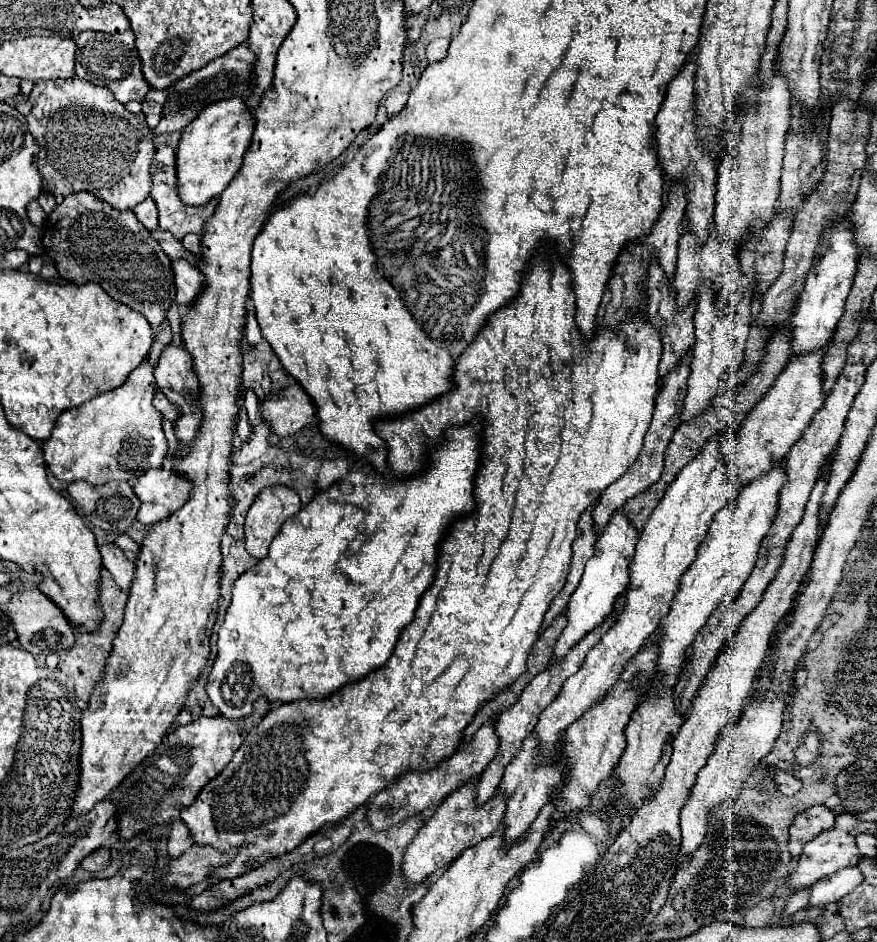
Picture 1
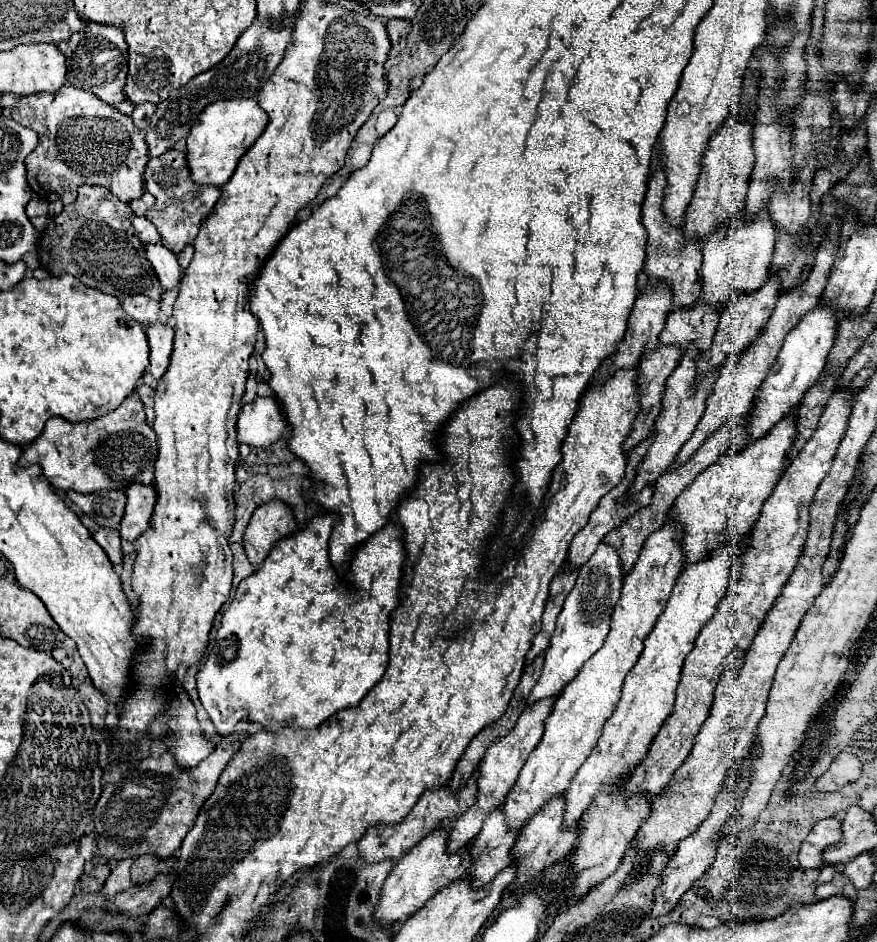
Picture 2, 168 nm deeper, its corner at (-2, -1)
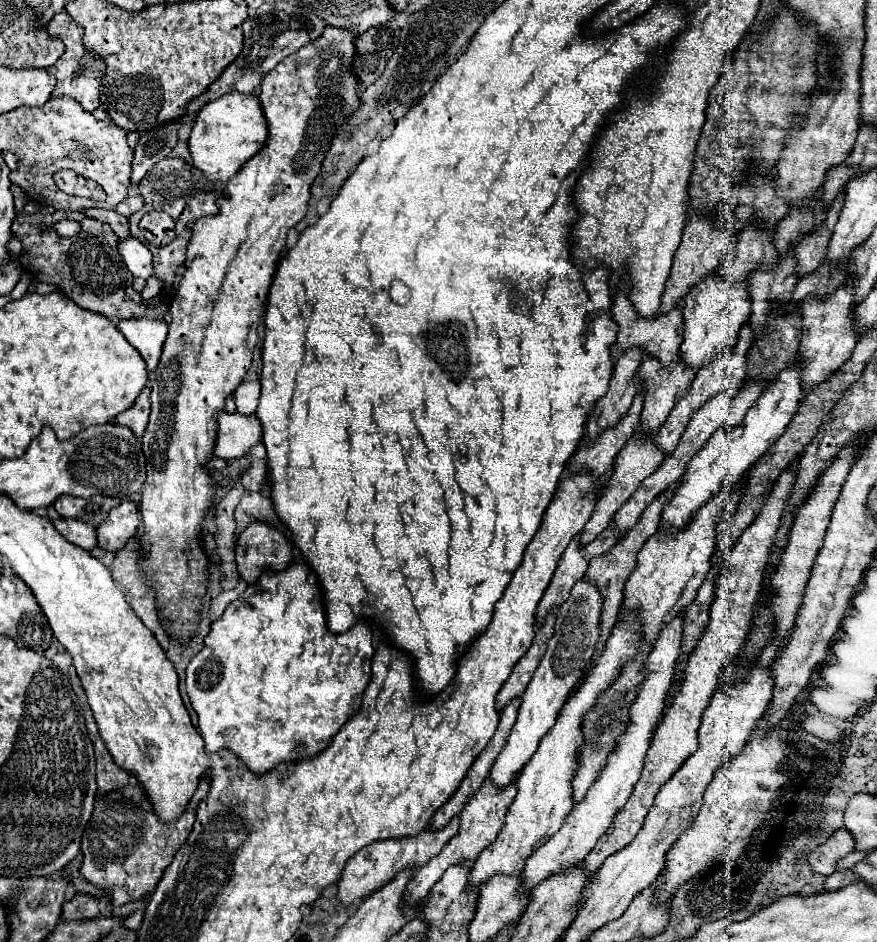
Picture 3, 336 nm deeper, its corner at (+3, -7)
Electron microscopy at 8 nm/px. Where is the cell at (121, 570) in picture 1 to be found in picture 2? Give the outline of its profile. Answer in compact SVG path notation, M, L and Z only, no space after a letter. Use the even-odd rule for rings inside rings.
M98 528L98 532L92 534L92 538L102 546L102 550L108 554L110 562L114 566L122 564L122 550L120 550L120 534L112 528Z

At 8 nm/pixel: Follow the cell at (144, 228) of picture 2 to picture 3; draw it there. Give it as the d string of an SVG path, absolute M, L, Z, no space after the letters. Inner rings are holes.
M93 208L93 210L83 210L83 212L85 212L85 216L91 216L91 218L107 222L119 238L123 238L123 240L131 238L129 220L125 216L121 216L121 214L117 214L115 210L97 210L97 208Z

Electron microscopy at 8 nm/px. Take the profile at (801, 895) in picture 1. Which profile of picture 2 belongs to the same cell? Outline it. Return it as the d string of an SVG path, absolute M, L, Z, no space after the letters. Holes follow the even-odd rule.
M834 864L834 866L824 866L820 870L820 878L818 878L818 886L824 882L830 882L836 874L840 874L844 870L844 864Z

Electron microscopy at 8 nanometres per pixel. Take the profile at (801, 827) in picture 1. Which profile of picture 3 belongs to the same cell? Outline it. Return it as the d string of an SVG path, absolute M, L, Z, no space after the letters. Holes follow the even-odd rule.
M841 828L841 830L833 832L827 838L827 842L819 844L813 852L809 852L807 854L807 862L813 868L813 872L829 876L829 874L835 872L837 860L845 858L853 850L853 844L855 844L853 836L847 830Z

